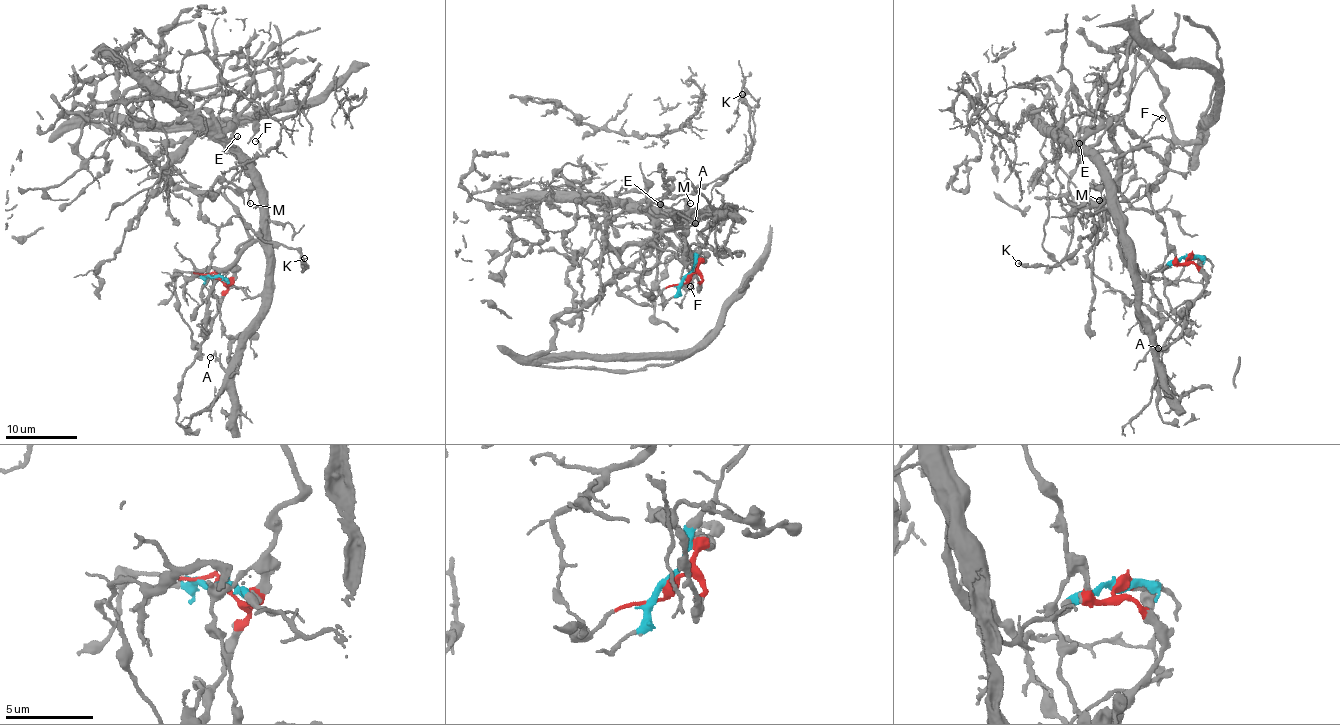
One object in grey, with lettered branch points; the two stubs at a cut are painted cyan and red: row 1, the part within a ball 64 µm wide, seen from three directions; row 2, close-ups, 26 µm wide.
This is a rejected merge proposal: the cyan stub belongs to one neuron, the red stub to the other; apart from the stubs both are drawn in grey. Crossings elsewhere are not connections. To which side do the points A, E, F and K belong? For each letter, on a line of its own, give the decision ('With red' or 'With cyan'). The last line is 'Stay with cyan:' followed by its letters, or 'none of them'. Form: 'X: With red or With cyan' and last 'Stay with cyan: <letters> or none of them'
A: With cyan
E: With cyan
F: With cyan
K: With red
Stay with cyan: A, E, F

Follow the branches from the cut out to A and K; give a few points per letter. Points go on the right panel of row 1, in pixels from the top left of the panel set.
A: (1187, 256), (1167, 264), (1144, 280), (1138, 279), (1138, 309), (1147, 326), (1154, 357), (1153, 349), (1158, 348)
K: (1187, 256), (1179, 262), (1149, 184), (1100, 207), (1098, 233), (1093, 219), (1094, 233), (1063, 260), (1017, 263)

